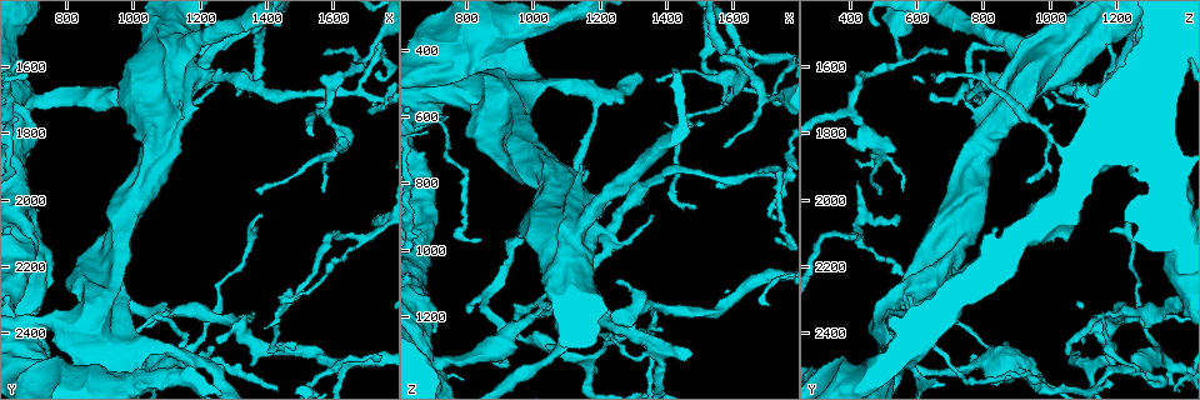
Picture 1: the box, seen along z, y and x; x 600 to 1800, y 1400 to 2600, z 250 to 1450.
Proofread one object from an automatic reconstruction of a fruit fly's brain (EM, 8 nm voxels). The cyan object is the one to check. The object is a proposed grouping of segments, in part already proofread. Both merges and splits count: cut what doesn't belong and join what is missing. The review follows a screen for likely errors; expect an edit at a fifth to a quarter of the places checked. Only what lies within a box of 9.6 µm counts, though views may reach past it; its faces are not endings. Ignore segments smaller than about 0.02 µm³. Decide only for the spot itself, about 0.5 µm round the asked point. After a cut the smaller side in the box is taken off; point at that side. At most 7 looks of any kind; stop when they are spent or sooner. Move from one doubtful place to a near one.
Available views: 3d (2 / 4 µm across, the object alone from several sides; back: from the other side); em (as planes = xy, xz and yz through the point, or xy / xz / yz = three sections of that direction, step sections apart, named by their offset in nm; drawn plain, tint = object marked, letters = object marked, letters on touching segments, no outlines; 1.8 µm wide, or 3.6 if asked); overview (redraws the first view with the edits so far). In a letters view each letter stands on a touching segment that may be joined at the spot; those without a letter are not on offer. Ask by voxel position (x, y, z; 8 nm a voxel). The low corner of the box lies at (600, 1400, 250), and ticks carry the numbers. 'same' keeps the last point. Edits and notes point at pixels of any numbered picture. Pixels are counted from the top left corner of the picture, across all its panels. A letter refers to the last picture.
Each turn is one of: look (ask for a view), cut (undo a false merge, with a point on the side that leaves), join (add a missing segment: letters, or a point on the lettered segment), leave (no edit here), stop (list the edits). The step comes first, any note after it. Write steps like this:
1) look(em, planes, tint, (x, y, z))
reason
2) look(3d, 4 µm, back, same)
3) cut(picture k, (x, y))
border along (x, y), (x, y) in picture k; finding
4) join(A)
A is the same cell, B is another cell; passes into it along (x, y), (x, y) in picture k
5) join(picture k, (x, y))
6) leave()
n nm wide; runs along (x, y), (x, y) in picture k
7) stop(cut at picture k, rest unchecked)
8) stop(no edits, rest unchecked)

look(3d, 4 µm, (810, 2380, 530))

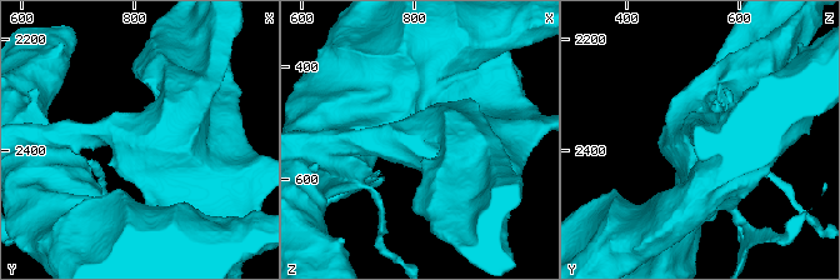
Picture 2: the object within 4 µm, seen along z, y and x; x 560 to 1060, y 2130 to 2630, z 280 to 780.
look(em, planes, tint, (815, 2385, 530))

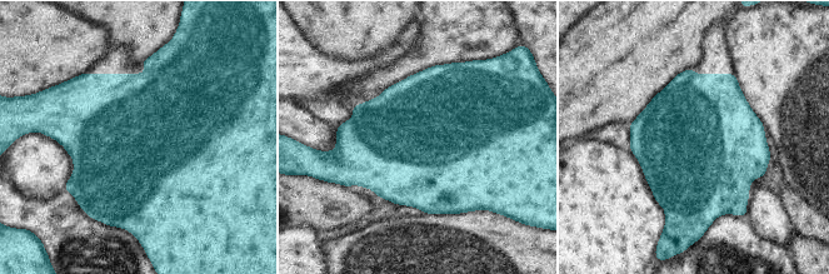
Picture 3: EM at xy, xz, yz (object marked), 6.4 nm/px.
look(em, planes, letters, same)
what lies round it

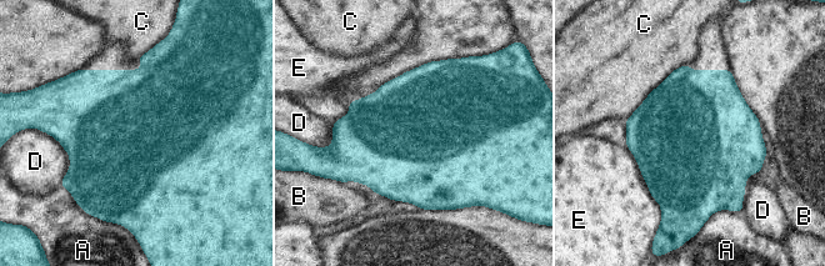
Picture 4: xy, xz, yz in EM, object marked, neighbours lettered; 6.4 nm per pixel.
leave()
A, B, C, D and E are other cells; border along (625, 144), (661, 216) in picture 4; one neuron here

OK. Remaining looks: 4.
look(3d, 4 µm, back, (1130, 2340, 1210))
three-way junction

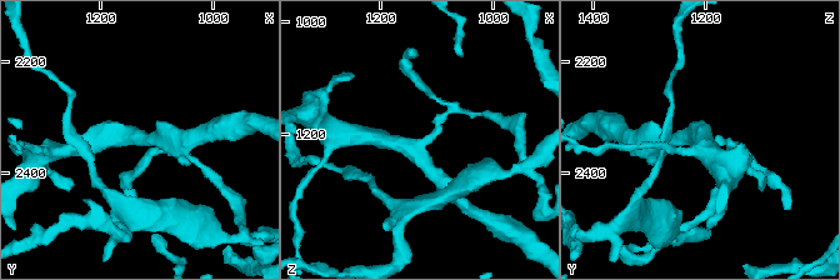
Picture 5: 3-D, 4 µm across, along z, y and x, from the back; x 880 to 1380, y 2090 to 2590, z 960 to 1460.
look(em, 3.6 µm, planes, letters, (1125, 2340, 1220))
shape alone is not enough

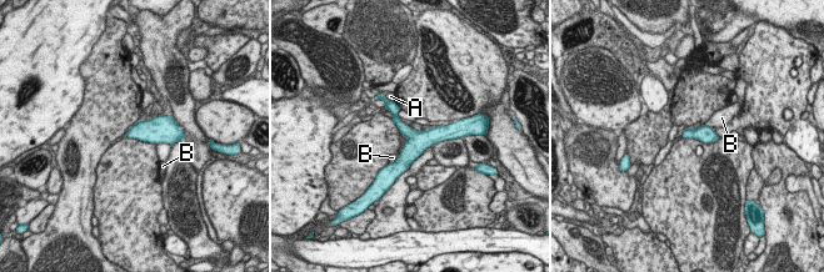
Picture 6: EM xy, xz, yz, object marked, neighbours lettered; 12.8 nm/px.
leave()
190 nm wide; A and B are other cells; border along (705, 124), (713, 129) in picture 6; continuous, no second neuron

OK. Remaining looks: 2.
look(3d, 2 µm, back, (1370, 1470, 1310))
two arms in line, one across

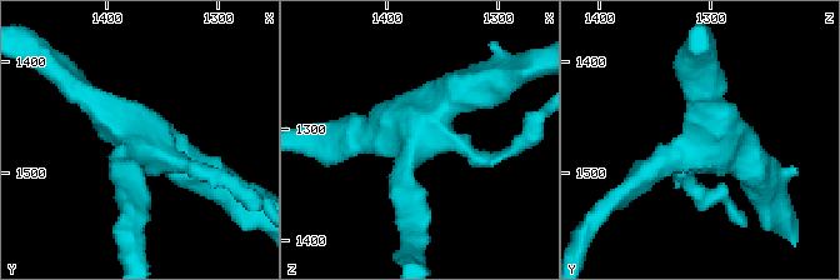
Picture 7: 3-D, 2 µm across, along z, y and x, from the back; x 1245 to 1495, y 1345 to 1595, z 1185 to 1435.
look(em, planes, letters, (1370, 1474, 1302))

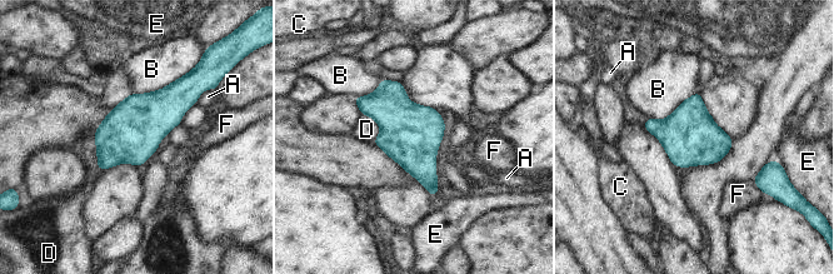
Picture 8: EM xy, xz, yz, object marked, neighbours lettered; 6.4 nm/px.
leave()
A, B, C, D, E and F are other cells; continuous, no second neuron

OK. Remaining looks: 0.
stop(no edits, rest unchecked)

